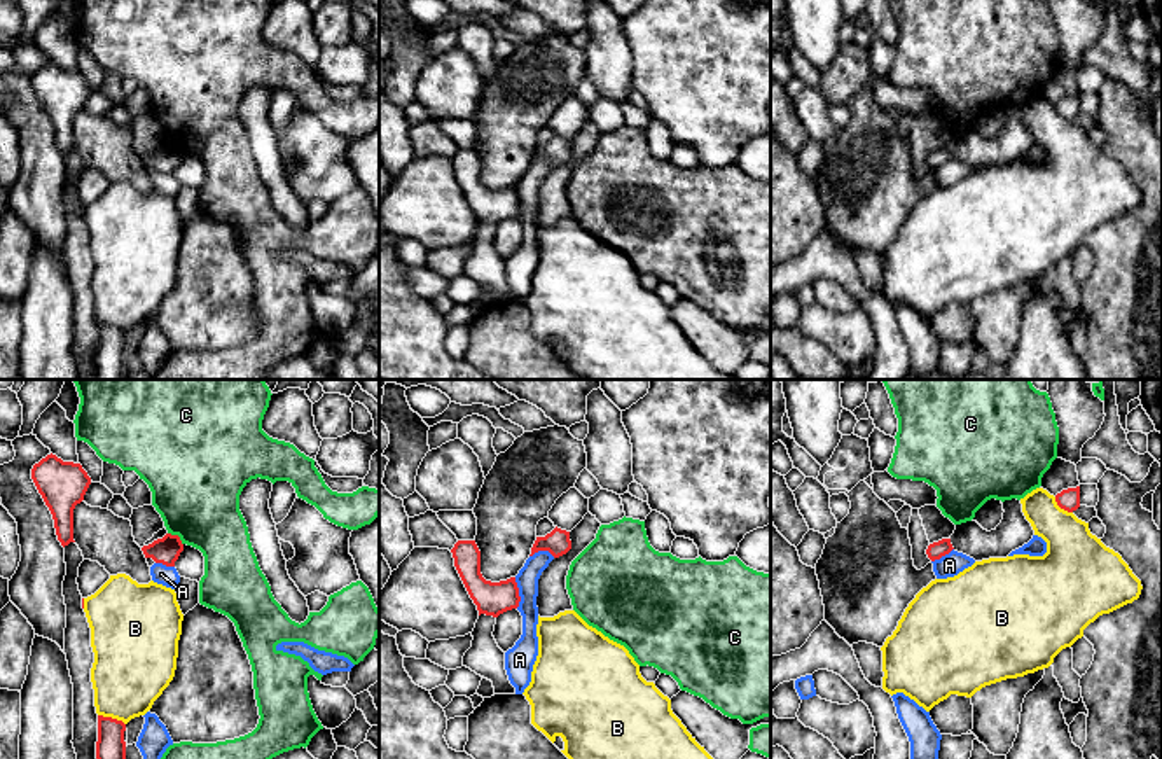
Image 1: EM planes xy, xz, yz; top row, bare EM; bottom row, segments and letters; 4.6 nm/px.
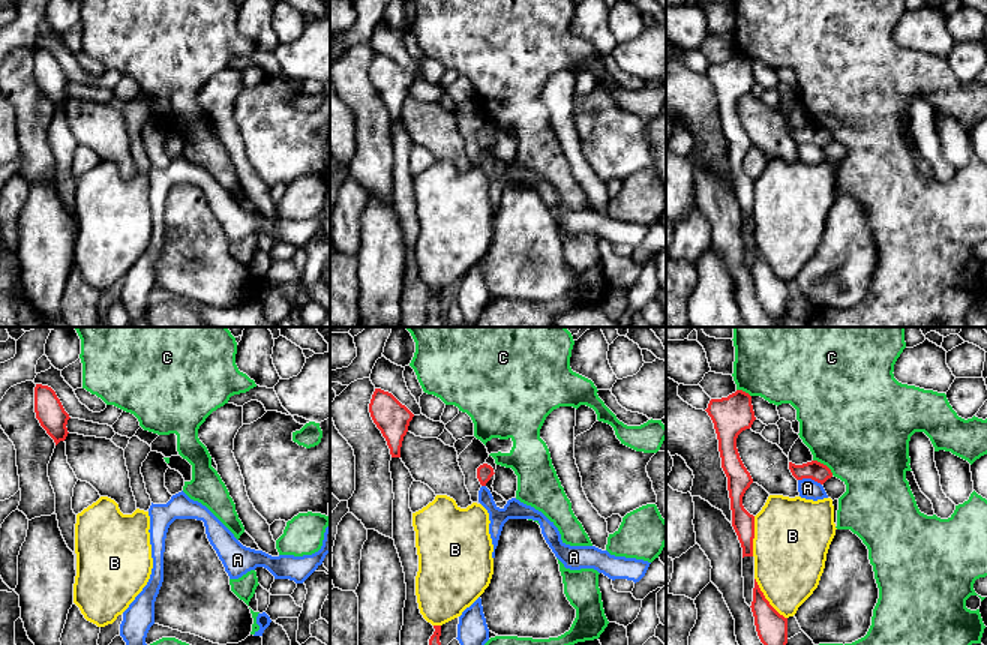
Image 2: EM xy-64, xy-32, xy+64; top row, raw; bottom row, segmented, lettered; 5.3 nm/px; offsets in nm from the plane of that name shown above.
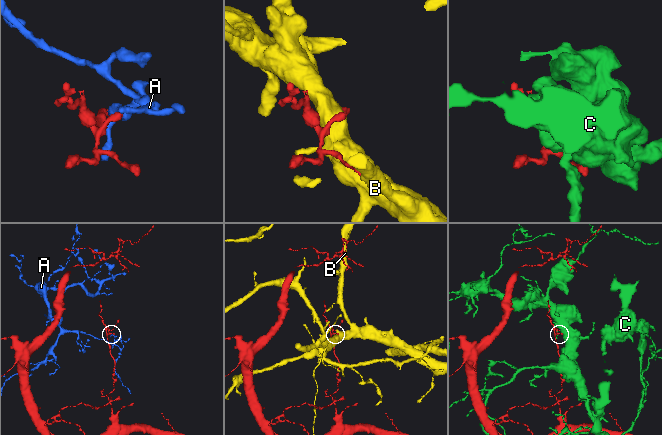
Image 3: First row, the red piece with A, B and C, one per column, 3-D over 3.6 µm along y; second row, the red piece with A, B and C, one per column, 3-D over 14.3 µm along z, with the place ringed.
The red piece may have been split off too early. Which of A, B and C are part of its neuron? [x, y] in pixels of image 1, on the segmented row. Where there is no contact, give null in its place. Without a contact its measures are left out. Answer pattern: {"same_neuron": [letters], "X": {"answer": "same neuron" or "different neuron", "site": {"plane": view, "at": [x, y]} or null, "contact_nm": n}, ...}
{"same_neuron": [], "A": {"answer": "different neuron", "site": {"plane": "xz", "at": [518, 593]}, "contact_nm": 140}, "B": {"answer": "different neuron", "site": {"plane": "xy", "at": [110, 717]}, "contact_nm": 140}, "C": {"answer": "different neuron", "site": {"plane": "xy", "at": [177, 536]}, "contact_nm": 90}}

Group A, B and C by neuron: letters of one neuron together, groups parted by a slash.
A / B / C

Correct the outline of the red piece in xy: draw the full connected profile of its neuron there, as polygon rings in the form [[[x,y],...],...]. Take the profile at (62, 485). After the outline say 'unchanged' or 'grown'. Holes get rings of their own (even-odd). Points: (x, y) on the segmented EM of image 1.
[[[47,455],[31,469],[31,479],[49,507],[58,540],[68,546],[73,540],[73,509],[84,500],[91,477],[80,463],[63,462]]]; unchanged

